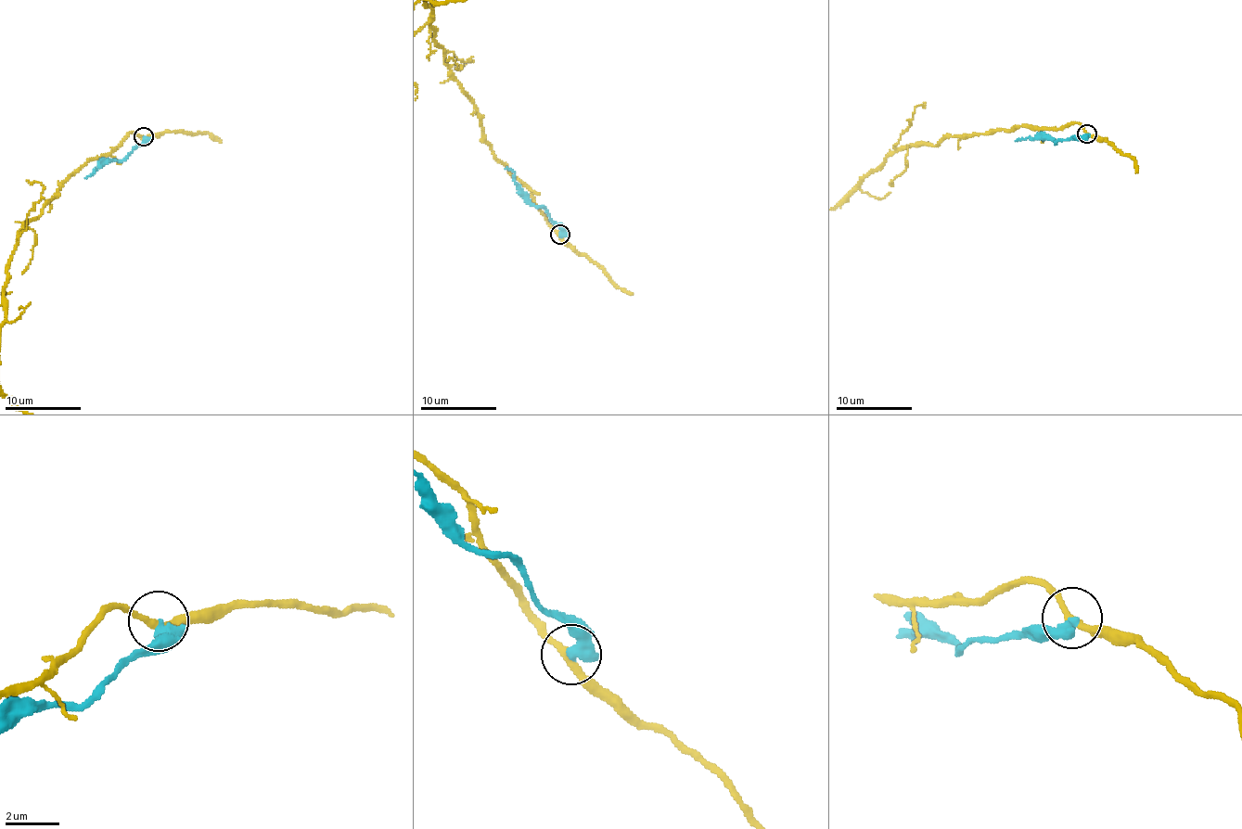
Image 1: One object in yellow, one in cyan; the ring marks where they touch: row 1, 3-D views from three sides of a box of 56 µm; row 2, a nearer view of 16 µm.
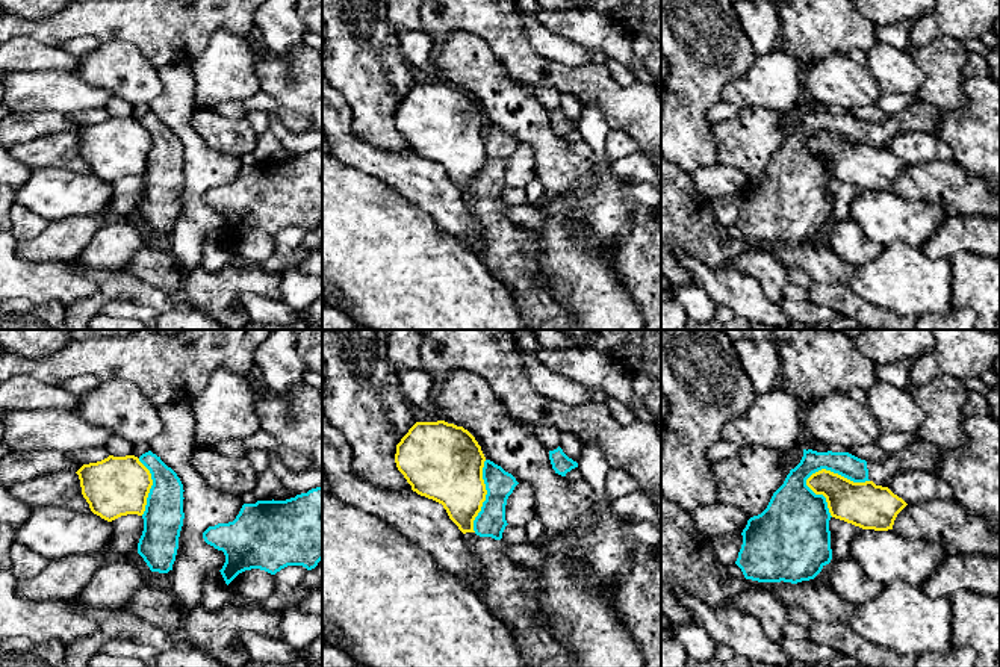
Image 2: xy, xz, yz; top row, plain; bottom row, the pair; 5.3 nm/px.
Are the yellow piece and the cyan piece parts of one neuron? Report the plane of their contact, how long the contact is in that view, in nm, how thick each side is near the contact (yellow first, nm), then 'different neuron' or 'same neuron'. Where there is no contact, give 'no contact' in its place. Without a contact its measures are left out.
yz | 340 nm | 240/200 nm | different neuron

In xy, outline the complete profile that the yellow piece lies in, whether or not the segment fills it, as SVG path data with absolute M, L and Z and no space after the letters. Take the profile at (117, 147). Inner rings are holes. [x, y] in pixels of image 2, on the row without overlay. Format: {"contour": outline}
{"contour": "M109 116L83 126L76 135L94 175L107 183L127 175L144 175L153 141L138 118Z"}

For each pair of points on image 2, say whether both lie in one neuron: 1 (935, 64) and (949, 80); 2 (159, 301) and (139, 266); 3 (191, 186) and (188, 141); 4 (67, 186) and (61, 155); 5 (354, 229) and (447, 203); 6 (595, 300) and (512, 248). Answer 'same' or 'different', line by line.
1: same
2: different
3: same
4: different
5: different
6: different

